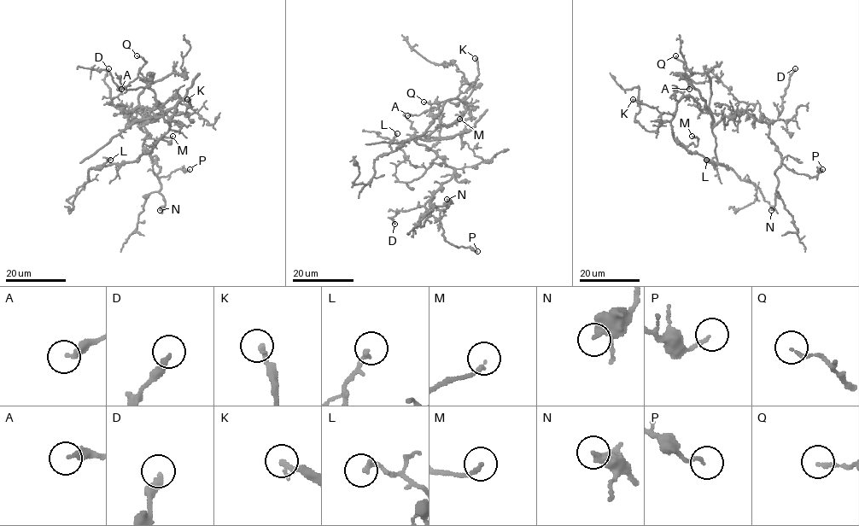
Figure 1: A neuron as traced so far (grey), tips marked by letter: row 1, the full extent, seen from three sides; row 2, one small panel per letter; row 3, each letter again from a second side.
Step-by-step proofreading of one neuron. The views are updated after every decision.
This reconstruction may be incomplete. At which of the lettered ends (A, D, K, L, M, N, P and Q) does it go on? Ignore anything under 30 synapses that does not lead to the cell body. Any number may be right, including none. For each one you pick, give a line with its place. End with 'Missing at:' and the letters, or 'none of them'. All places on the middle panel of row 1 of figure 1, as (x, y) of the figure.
Missing at: none of them

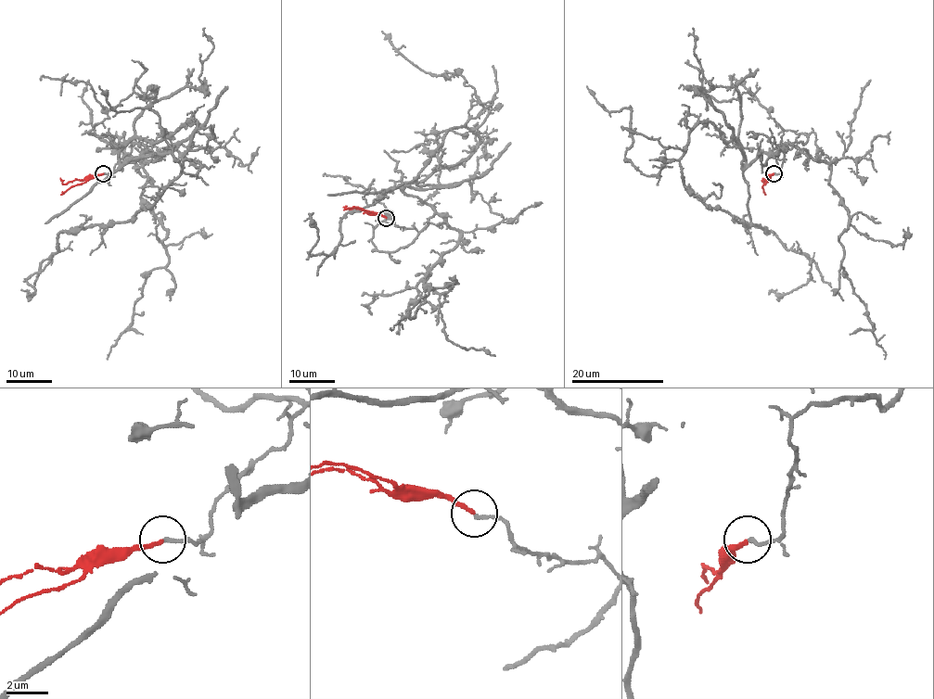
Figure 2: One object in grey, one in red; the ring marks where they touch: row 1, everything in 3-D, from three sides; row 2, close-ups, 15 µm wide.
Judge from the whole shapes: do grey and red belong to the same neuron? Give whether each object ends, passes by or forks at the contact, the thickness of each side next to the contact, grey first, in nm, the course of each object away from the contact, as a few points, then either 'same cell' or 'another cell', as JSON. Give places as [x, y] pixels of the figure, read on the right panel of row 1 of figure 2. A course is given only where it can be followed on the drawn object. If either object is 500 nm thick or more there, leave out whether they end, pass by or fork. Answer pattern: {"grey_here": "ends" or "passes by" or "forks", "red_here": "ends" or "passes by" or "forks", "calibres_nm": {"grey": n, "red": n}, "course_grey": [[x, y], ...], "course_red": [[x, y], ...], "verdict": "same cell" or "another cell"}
{"grey_here": "ends", "red_here": "ends", "calibres_nm": {"grey": 170, "red": 180}, "course_grey": [[774, 173], [786, 144], [747, 163], [709, 121], [680, 158], [691, 193], [809, 260], [809, 280], [776, 289]], "course_red": [[774, 173], [762, 185], [765, 194]], "verdict": "same cell"}

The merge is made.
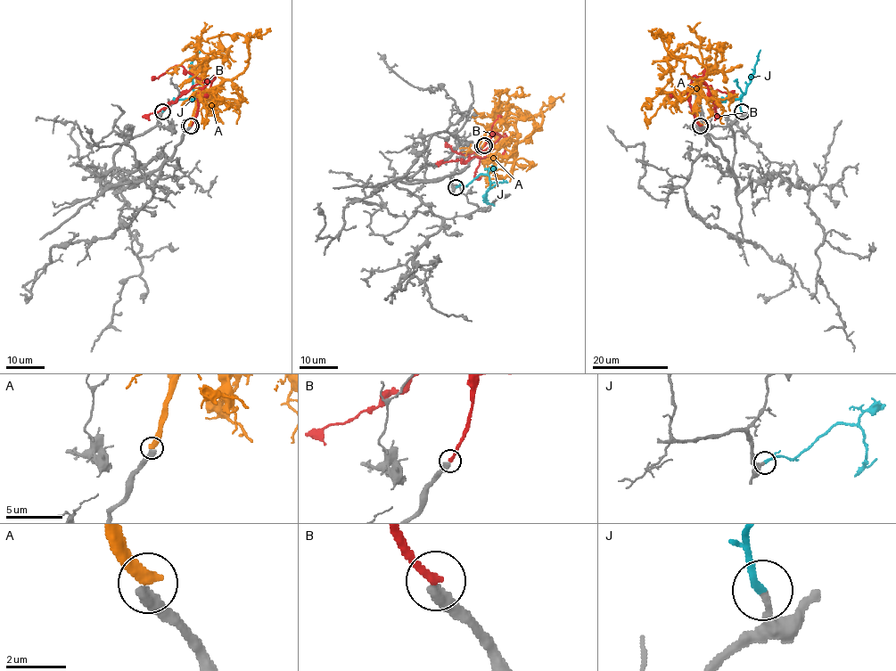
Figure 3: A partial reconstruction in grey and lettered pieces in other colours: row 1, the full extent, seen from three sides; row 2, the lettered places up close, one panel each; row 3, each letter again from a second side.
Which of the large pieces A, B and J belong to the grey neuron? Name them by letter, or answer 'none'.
J

